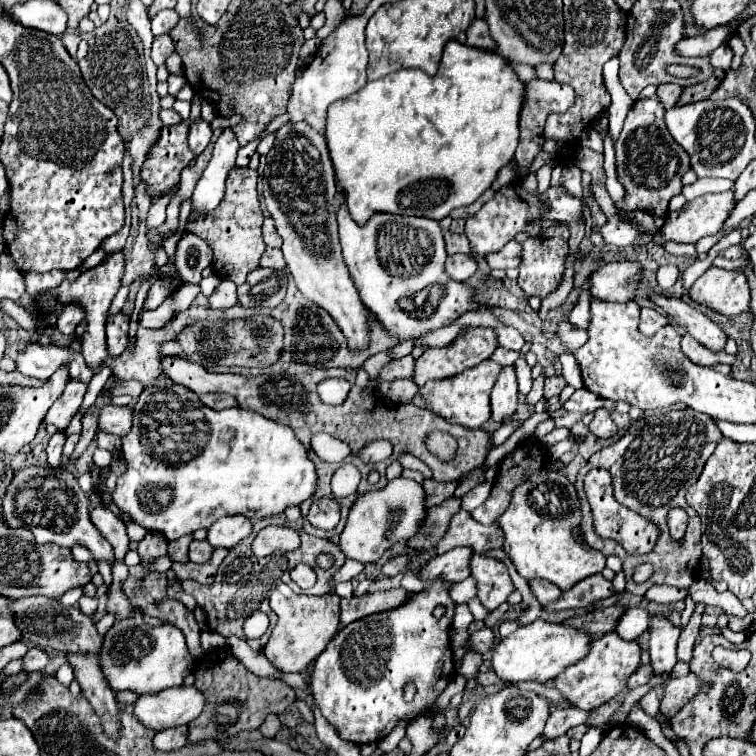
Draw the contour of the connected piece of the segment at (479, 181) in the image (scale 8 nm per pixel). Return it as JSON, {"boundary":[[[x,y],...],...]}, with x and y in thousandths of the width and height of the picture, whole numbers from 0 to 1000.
{"boundary":[[[595,54],[587,62],[587,73],[585,73],[585,86],[579,91],[579,97],[574,102],[566,102],[563,97],[558,97],[556,91],[532,91],[524,94],[519,99],[511,99],[505,104],[489,107],[484,110],[476,120],[471,120],[468,126],[450,131],[444,136],[439,136],[434,142],[434,155],[431,155],[431,189],[434,189],[434,200],[437,200],[437,210],[444,226],[444,242],[447,250],[455,255],[455,269],[463,279],[463,287],[481,298],[495,282],[524,282],[524,284],[550,284],[550,287],[569,287],[569,290],[587,290],[598,276],[603,274],[616,274],[624,271],[656,237],[656,229],[661,221],[667,221],[669,216],[675,216],[680,197],[685,192],[685,152],[688,152],[688,142],[693,134],[693,112],[688,110],[688,104],[683,102],[683,97],[672,89],[672,81],[659,73],[659,70],[648,70],[648,67],[632,67],[630,62],[619,62],[603,54]]]}

